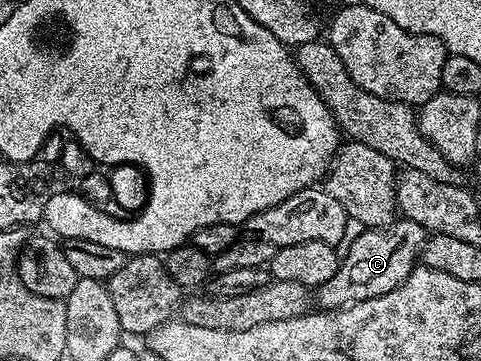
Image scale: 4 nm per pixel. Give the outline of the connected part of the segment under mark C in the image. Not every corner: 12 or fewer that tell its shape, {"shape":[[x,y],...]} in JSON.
{"shape":[[369,229],[314,290],[323,311],[393,291],[420,264],[427,230]]}

